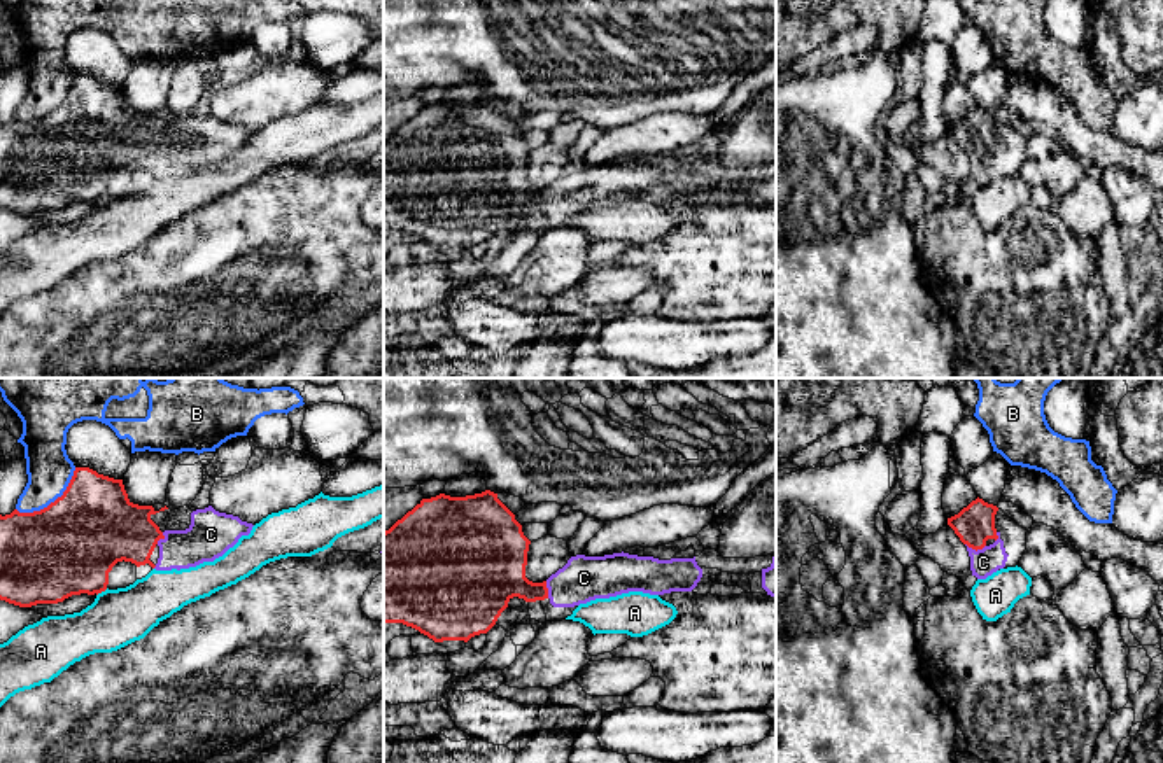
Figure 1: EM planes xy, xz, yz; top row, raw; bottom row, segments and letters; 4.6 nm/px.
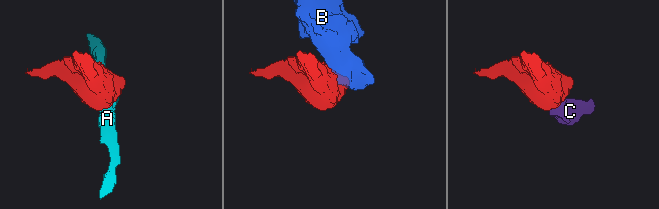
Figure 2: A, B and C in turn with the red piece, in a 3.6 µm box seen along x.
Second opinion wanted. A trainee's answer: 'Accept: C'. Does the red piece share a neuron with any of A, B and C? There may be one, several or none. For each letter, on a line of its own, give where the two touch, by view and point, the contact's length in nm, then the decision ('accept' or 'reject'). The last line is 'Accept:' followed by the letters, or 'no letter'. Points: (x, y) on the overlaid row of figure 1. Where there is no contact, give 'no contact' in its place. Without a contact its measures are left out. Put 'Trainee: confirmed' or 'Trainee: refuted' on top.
Trainee: confirmed
A: xy (102, 590) | 70 nm | reject
B: xy (51, 503) | 340 nm | reject
C: yz (976, 550) | 100 nm | accept
Accept: C

